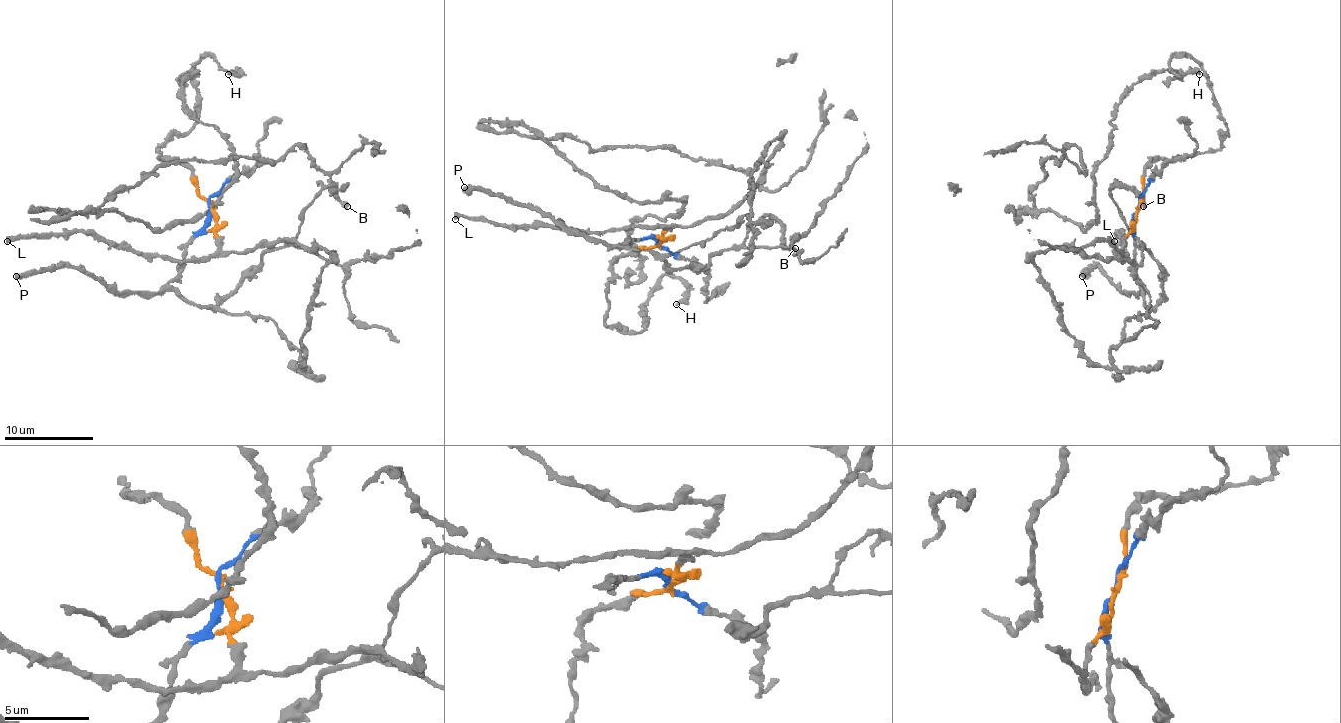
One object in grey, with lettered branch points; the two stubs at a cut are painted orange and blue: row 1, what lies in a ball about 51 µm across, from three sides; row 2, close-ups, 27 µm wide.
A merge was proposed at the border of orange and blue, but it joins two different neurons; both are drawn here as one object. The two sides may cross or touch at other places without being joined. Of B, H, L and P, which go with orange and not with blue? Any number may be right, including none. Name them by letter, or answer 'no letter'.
H, L

